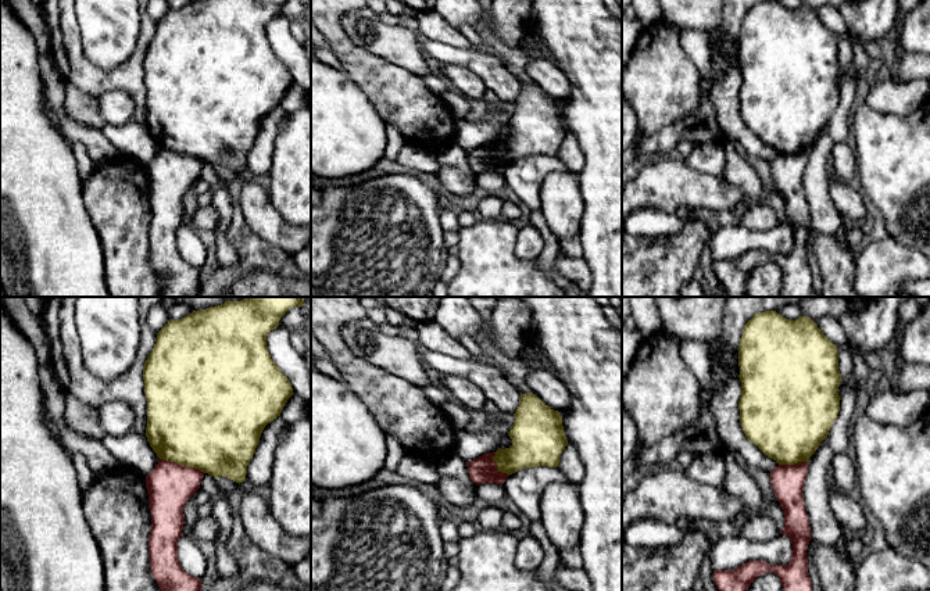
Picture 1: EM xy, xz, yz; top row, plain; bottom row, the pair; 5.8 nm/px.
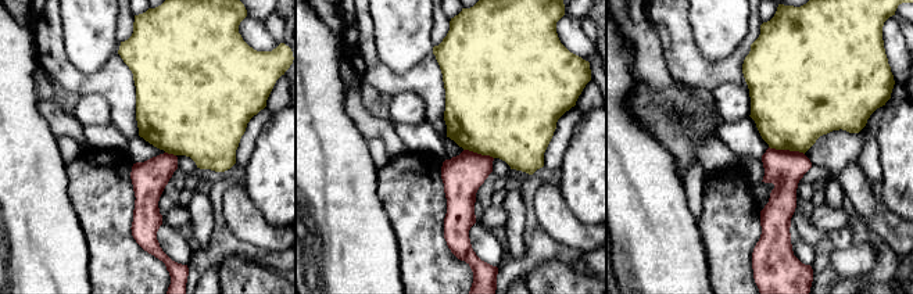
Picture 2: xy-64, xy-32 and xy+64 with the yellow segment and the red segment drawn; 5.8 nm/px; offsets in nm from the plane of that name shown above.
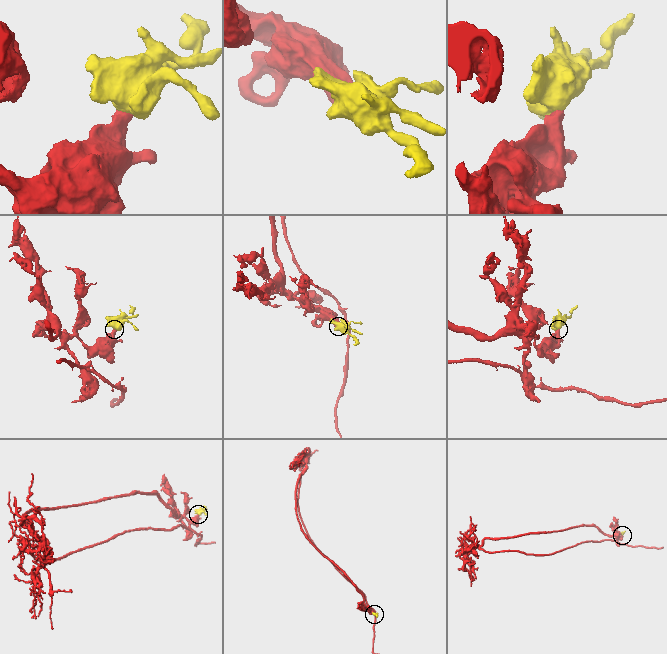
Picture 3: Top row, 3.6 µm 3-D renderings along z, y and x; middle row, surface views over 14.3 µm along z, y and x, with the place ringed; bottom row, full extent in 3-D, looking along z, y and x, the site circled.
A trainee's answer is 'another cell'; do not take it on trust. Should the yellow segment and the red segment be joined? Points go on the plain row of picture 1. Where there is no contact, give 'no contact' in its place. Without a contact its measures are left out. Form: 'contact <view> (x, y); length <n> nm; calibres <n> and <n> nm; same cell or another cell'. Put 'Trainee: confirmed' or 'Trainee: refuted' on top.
Trainee: confirmed
contact xy (182, 153); length 280 nm; calibres 500 and 260 nm; another cell

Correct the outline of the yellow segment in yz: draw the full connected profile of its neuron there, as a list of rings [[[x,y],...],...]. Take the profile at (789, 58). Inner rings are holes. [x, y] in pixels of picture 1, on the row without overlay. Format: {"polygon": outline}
{"polygon": [[[776,0],[755,3],[743,18],[738,36],[741,86],[738,90],[740,112],[748,130],[779,154],[808,151],[827,126],[840,100],[837,36],[806,6],[786,8]]]}

